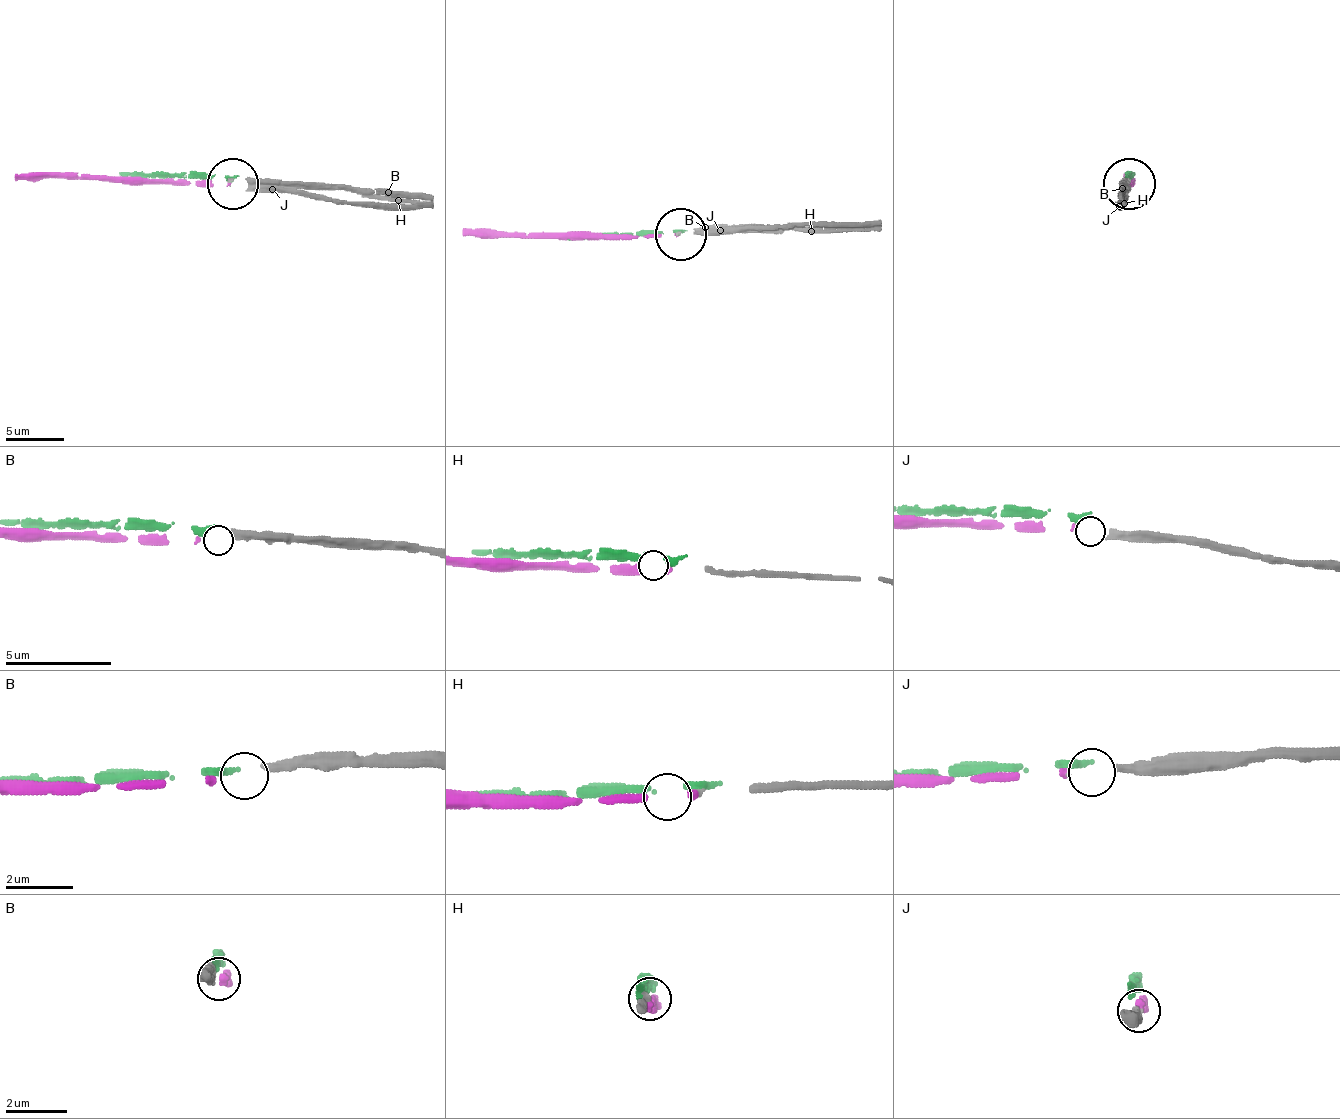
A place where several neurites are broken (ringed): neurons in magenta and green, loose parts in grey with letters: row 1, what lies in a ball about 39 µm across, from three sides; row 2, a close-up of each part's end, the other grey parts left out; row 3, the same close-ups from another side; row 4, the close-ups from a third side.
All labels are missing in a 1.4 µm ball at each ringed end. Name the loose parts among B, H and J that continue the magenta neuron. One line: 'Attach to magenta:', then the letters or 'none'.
Attach to magenta: J

